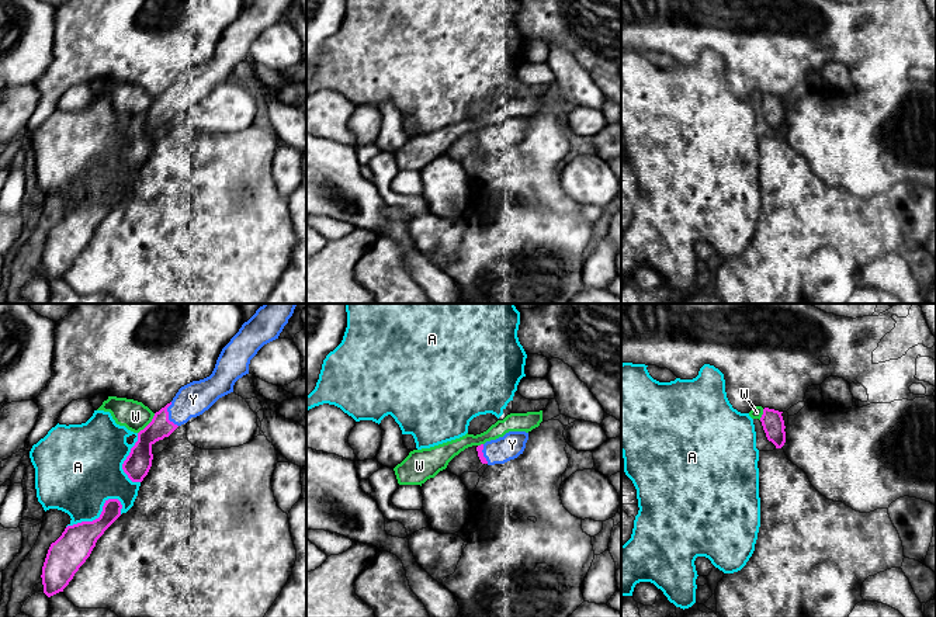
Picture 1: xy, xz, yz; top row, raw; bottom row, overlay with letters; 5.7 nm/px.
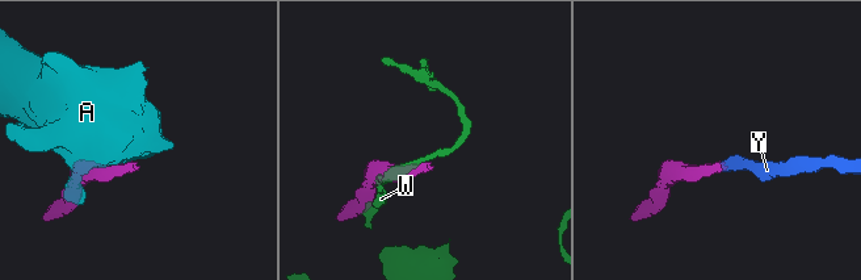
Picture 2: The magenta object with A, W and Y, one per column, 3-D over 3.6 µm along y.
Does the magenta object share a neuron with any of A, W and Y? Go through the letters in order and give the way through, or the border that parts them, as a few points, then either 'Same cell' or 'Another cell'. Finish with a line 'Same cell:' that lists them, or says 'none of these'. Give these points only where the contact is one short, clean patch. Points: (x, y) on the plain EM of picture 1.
A: Another cell
W: Another cell
Y: Path across: xy (160, 111), (167, 100), (176, 99), (193, 85). Same cell
Same cell: Y

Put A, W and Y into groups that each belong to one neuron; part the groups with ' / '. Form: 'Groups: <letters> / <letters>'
Groups: A / W / Y

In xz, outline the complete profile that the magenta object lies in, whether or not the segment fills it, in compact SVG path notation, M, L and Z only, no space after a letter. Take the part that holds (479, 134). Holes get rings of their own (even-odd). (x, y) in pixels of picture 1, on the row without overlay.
M509 117L503 122L478 131L478 142L482 149L505 149L523 139L527 125L526 117Z

